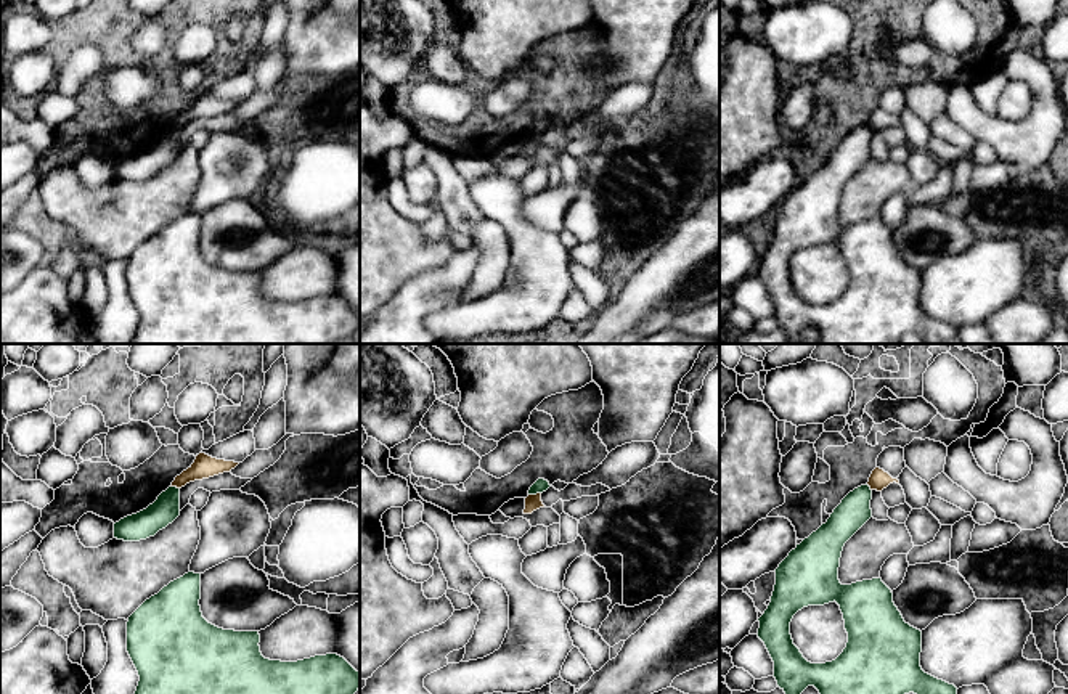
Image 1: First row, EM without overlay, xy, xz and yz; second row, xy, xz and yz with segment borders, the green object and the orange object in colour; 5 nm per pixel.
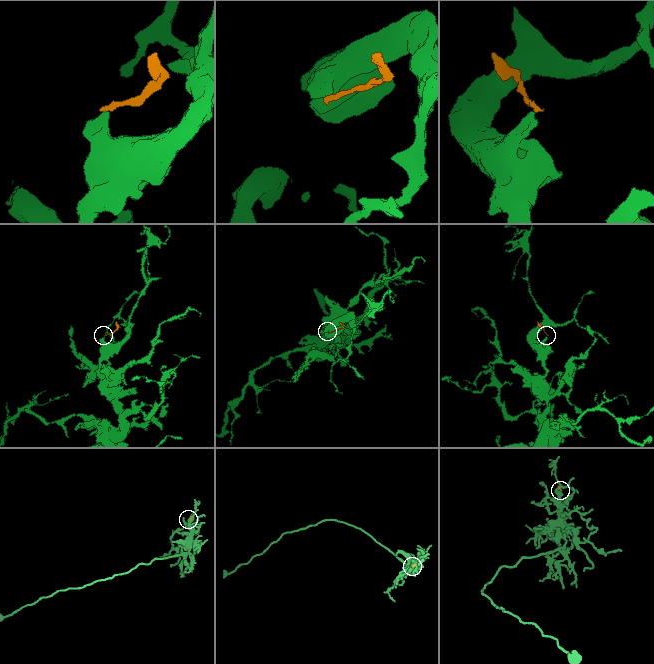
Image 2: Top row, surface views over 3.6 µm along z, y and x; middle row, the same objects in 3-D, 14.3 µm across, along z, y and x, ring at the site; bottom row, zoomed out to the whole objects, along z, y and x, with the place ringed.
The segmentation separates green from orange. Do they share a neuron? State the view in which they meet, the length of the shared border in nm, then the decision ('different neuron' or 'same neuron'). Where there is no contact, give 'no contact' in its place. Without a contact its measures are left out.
xz | 70 nm | different neuron

